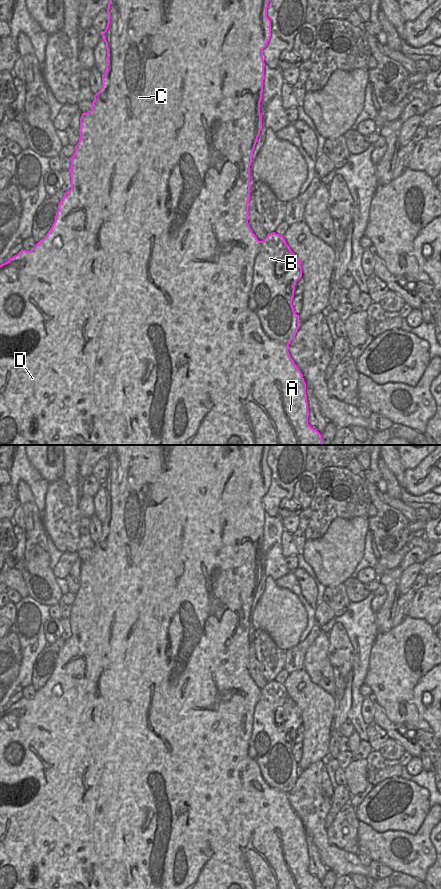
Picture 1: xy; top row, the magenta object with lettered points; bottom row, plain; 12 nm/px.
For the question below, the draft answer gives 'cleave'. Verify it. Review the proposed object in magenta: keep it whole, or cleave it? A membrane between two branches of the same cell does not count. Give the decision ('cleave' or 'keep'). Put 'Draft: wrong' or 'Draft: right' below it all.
cleave
Draft: right

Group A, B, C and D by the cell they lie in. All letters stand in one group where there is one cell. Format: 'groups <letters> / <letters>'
groups A C D / B

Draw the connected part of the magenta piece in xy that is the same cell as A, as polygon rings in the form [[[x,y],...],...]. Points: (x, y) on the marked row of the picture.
[[[109,0],[109,2],[108,2],[108,8],[107,8],[107,13],[108,13],[108,23],[107,23],[107,27],[106,27],[106,29],[105,29],[105,31],[104,31],[104,32],[103,32],[103,33],[101,33],[101,35],[102,35],[102,39],[103,39],[103,40],[104,40],[104,41],[105,41],[105,43],[106,43],[106,49],[107,49],[107,57],[106,57],[106,71],[105,71],[105,73],[104,73],[104,74],[102,74],[102,88],[101,88],[101,89],[100,89],[100,90],[99,90],[99,92],[98,92],[98,93],[96,93],[96,94],[95,94],[95,95],[94,95],[94,101],[93,101],[93,103],[92,103],[92,108],[91,108],[91,110],[90,110],[90,112],[89,112],[89,113],[83,113],[83,114],[82,114],[82,116],[81,116],[81,118],[80,118],[80,139],[79,139],[79,142],[78,142],[78,144],[77,144],[77,145],[76,145],[76,146],[75,146],[75,153],[74,153],[74,155],[73,155],[73,156],[72,156],[72,157],[71,157],[71,166],[70,166],[70,169],[69,169],[69,173],[70,173],[70,177],[71,177],[71,189],[70,189],[70,190],[69,190],[69,191],[67,191],[67,192],[65,192],[65,193],[64,193],[64,197],[63,197],[63,198],[62,198],[62,200],[61,200],[61,201],[60,201],[60,203],[59,203],[59,205],[58,205],[58,211],[57,211],[57,213],[56,213],[56,216],[55,216],[55,221],[54,221],[54,223],[53,223],[53,225],[52,225],[52,227],[51,227],[51,229],[50,229],[50,230],[49,230],[49,231],[48,231],[48,233],[47,233],[47,234],[46,234],[46,236],[45,236],[45,237],[44,237],[44,238],[43,238],[43,239],[42,239],[42,240],[41,240],[41,241],[39,241],[39,242],[38,242],[38,243],[37,243],[37,244],[36,244],[36,245],[35,245],[35,247],[34,247],[34,248],[33,248],[33,249],[32,249],[32,250],[31,250],[31,251],[26,251],[26,250],[23,250],[23,249],[22,249],[22,250],[21,250],[21,251],[20,251],[20,252],[19,252],[19,253],[18,253],[18,254],[17,254],[17,255],[15,255],[15,256],[13,256],[13,257],[11,257],[11,258],[10,258],[10,259],[9,259],[9,260],[8,260],[8,261],[7,261],[7,262],[5,262],[5,263],[3,263],[3,264],[1,264],[1,265],[0,265],[0,445],[323,445],[323,443],[322,443],[322,435],[321,435],[321,434],[320,434],[320,433],[319,433],[319,432],[318,432],[318,431],[317,431],[317,430],[316,430],[316,429],[314,429],[314,428],[312,428],[312,427],[311,427],[311,426],[310,426],[310,425],[309,425],[309,424],[308,424],[308,402],[307,402],[307,395],[306,395],[306,383],[305,383],[305,381],[304,381],[304,378],[303,378],[303,375],[302,375],[302,373],[301,373],[301,371],[300,371],[300,370],[299,370],[299,369],[298,369],[298,367],[297,367],[297,366],[296,366],[296,365],[295,365],[295,363],[294,363],[294,361],[293,361],[293,360],[292,360],[292,358],[291,358],[291,357],[290,357],[290,354],[289,354],[289,352],[288,352],[288,345],[285,345],[285,344],[283,344],[283,343],[281,343],[281,342],[277,342],[277,341],[275,341],[275,340],[272,340],[272,339],[271,339],[271,338],[270,338],[270,337],[268,337],[268,336],[267,336],[267,334],[266,334],[266,333],[265,333],[265,332],[264,332],[264,330],[263,330],[263,328],[262,328],[262,323],[261,323],[261,321],[260,321],[260,320],[259,320],[259,318],[258,318],[258,317],[257,317],[257,315],[256,315],[256,314],[255,314],[255,313],[251,313],[251,312],[250,312],[250,307],[249,307],[249,305],[248,305],[248,302],[249,302],[249,300],[250,300],[250,294],[251,294],[251,288],[252,288],[252,281],[253,281],[253,279],[254,279],[254,265],[255,265],[255,260],[256,260],[256,257],[257,257],[257,255],[258,255],[258,254],[259,254],[259,252],[260,252],[260,243],[261,243],[261,241],[259,241],[259,240],[258,240],[258,239],[257,239],[257,237],[256,237],[256,236],[255,236],[255,234],[254,234],[254,233],[253,233],[253,231],[252,231],[252,230],[251,230],[251,228],[250,228],[250,226],[249,226],[249,224],[248,224],[248,202],[249,202],[249,200],[250,200],[250,165],[251,165],[251,163],[252,163],[252,158],[253,158],[253,151],[254,151],[254,149],[255,149],[255,145],[256,145],[256,142],[257,142],[257,140],[258,140],[258,137],[259,137],[259,135],[260,135],[260,131],[261,131],[261,129],[262,129],[262,115],[261,115],[261,113],[260,113],[260,102],[261,102],[261,100],[262,100],[262,93],[263,93],[263,80],[264,80],[264,66],[265,66],[265,63],[264,63],[264,59],[263,59],[263,49],[264,49],[264,48],[265,48],[265,47],[266,47],[266,46],[267,46],[267,44],[268,44],[268,42],[269,42],[269,40],[270,40],[270,37],[271,37],[271,21],[270,21],[270,19],[269,19],[269,18],[268,18],[268,17],[267,17],[267,8],[268,8],[268,3],[269,3],[269,1],[270,1],[270,0]]]

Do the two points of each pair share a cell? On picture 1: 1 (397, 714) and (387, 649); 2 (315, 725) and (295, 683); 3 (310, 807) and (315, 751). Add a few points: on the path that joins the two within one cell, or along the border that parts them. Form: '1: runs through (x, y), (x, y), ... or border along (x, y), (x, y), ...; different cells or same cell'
1: runs through (395, 698), (393, 690), (393, 665); same cell
2: runs through (315, 715), (315, 710), (298, 693); same cell
3: border along (323, 759), (313, 762), (299, 771); different cells

